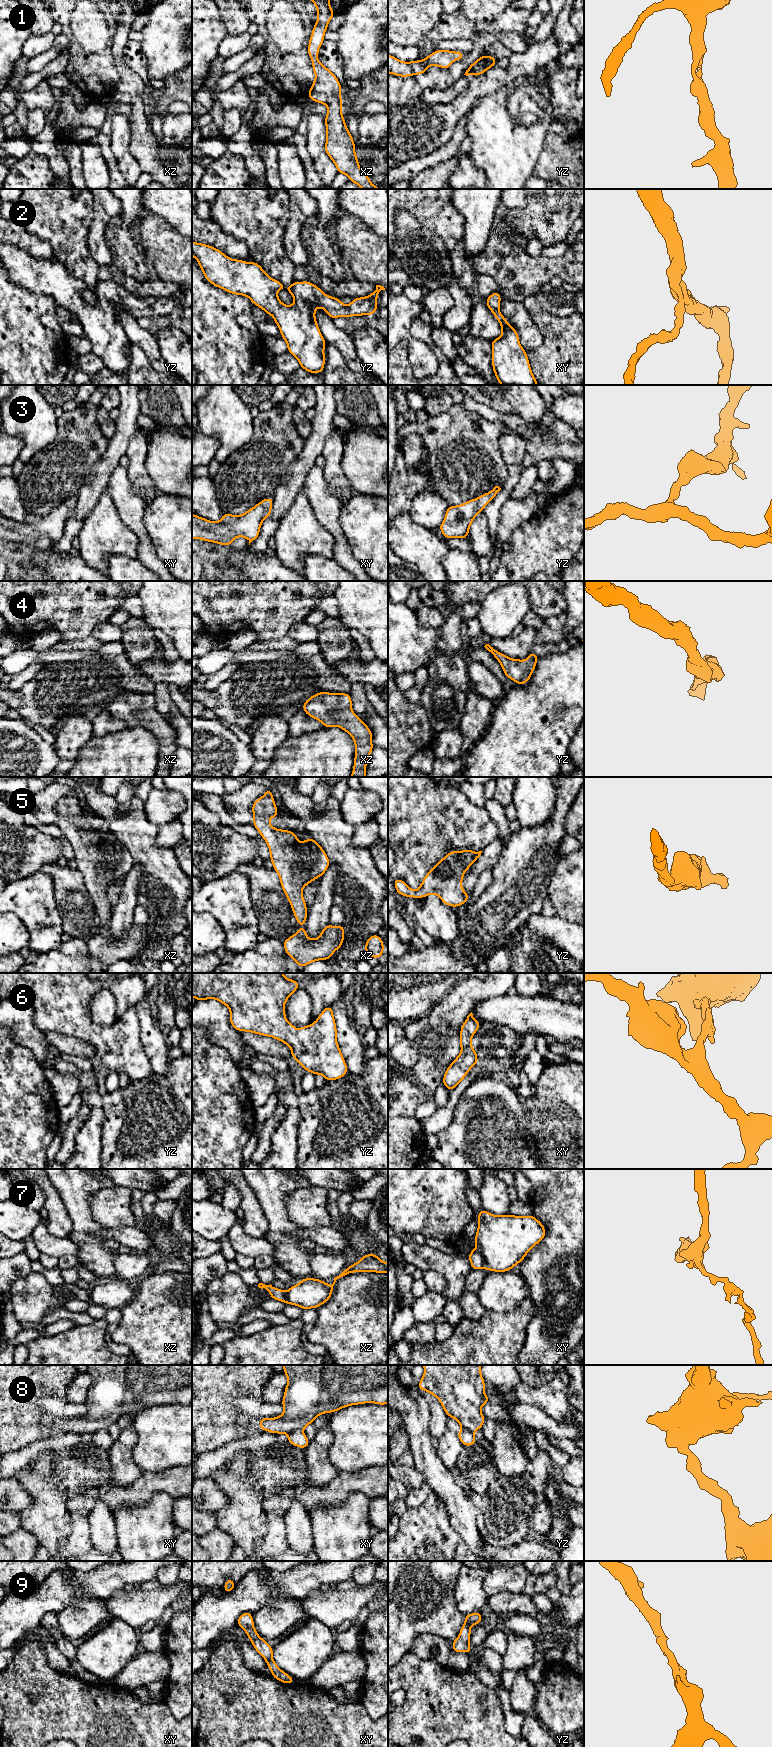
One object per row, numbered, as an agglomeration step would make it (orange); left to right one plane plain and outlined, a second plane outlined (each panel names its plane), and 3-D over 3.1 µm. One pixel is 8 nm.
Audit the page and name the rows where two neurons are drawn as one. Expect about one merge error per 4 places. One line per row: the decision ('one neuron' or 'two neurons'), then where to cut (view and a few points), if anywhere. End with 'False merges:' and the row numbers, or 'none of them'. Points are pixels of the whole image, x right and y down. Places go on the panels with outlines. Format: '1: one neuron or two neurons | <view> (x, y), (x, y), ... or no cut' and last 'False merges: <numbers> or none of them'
1: one neuron | no cut
2: one neuron | no cut
3: one neuron | no cut
4: one neuron | no cut
5: one neuron | no cut
6: one neuron | no cut
7: two neurons | xy (476, 1247), (486, 1267)
8: two neurons | xy (302, 1429), (288, 1434)
9: one neuron | no cut
False merges: 7, 8

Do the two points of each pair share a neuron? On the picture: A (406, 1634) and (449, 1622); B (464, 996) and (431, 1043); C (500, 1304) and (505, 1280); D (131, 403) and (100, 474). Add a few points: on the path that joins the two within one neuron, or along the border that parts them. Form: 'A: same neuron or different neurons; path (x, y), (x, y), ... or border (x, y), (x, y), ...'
A: same neuron; path (417, 1623), (438, 1622)
B: same neuron; path (454, 1008), (445, 1018), (439, 1031)
C: same neuron; path (500, 1298), (505, 1290), (505, 1286)
D: same neuron; path (127, 421), (123, 435), (112, 456)

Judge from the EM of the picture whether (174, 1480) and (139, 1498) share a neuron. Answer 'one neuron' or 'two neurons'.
one neuron

